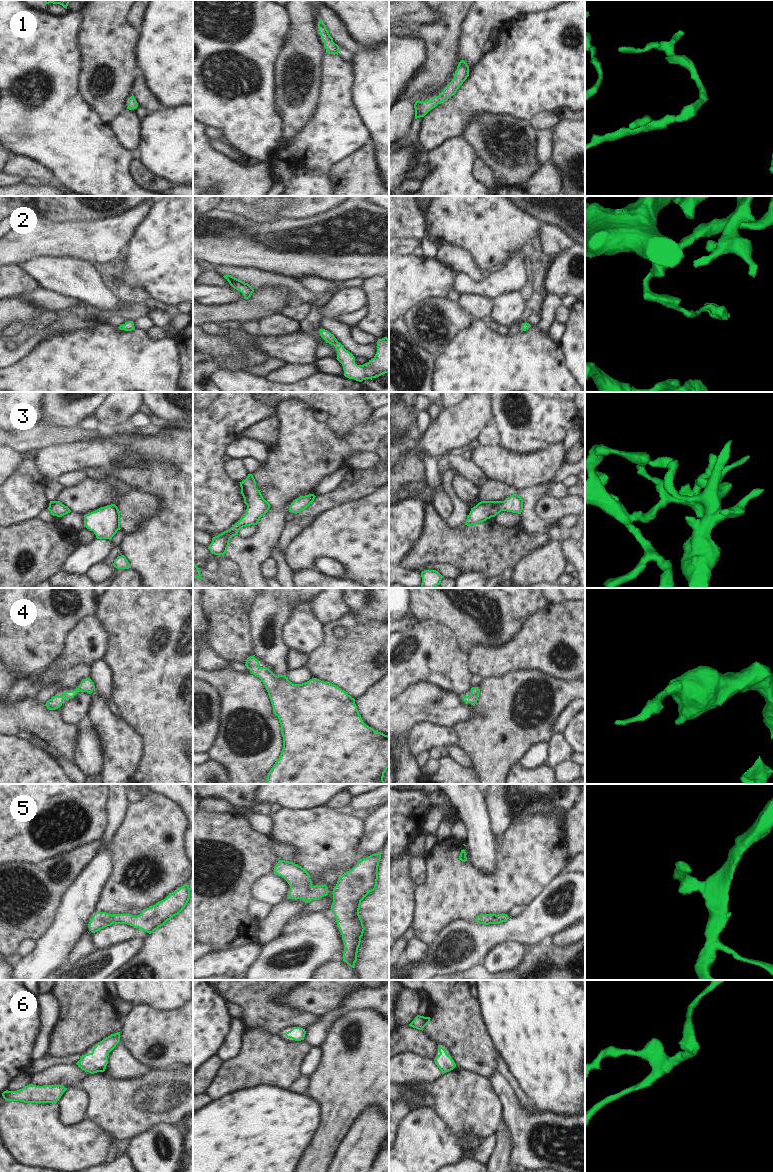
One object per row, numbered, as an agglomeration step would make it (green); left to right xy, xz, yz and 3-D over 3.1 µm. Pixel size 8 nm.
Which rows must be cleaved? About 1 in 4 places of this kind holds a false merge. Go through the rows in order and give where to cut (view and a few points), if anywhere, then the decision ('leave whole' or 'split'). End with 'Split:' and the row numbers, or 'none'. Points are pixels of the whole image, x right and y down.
1: no cut | leave whole
2: no cut | leave whole
3: no cut | leave whole
4: no cut | leave whole
5: no cut | leave whole
6: no cut | leave whole
Split: none

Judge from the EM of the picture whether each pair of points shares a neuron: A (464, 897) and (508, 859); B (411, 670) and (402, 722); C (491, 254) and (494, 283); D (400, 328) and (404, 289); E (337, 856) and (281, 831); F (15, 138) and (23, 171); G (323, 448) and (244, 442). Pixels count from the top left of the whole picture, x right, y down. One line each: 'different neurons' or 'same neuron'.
A: same neuron
B: different neurons
C: different neurons
D: different neurons
E: same neuron
F: different neurons
G: different neurons

